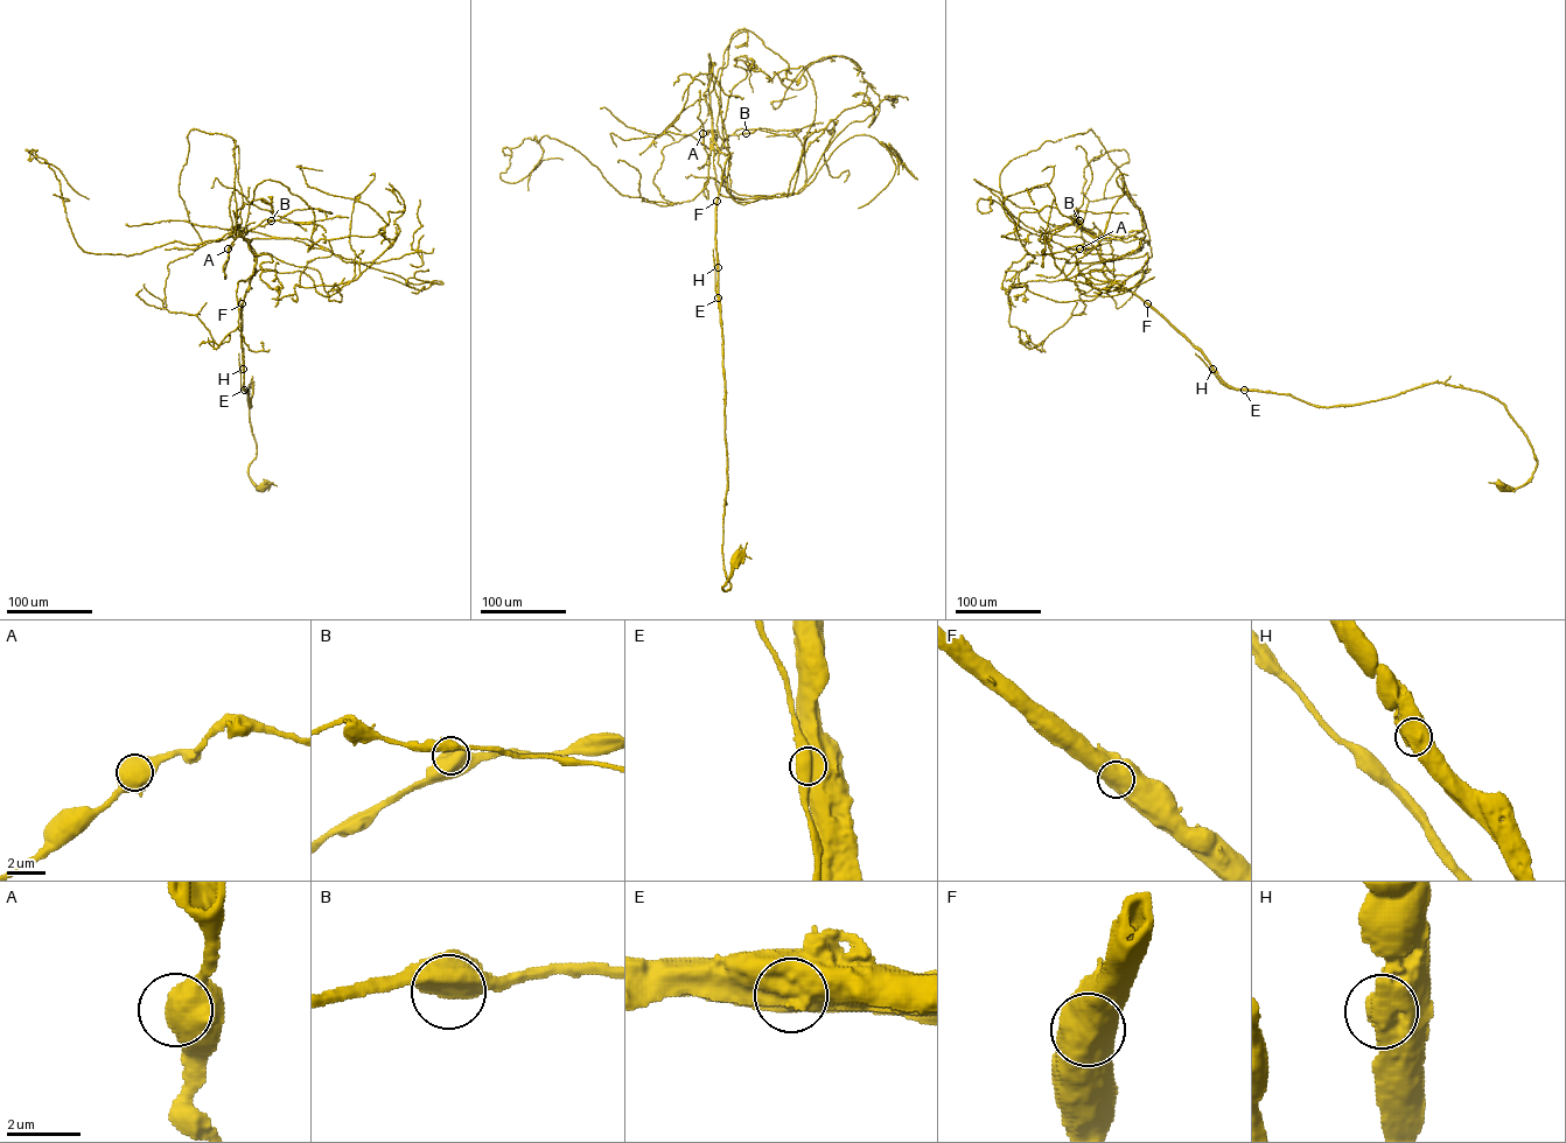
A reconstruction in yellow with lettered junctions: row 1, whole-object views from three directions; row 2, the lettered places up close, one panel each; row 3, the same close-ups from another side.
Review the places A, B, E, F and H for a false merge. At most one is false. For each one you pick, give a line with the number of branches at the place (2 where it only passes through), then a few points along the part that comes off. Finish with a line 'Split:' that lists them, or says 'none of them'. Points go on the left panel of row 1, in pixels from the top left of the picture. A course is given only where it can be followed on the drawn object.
E: branches 1; course (244, 390), (238, 353)
Split: E

